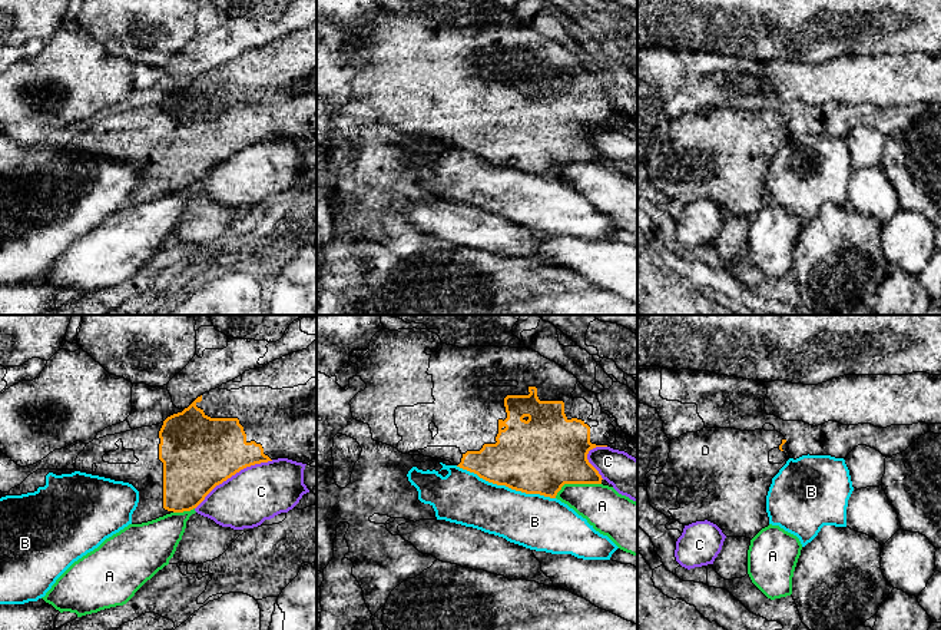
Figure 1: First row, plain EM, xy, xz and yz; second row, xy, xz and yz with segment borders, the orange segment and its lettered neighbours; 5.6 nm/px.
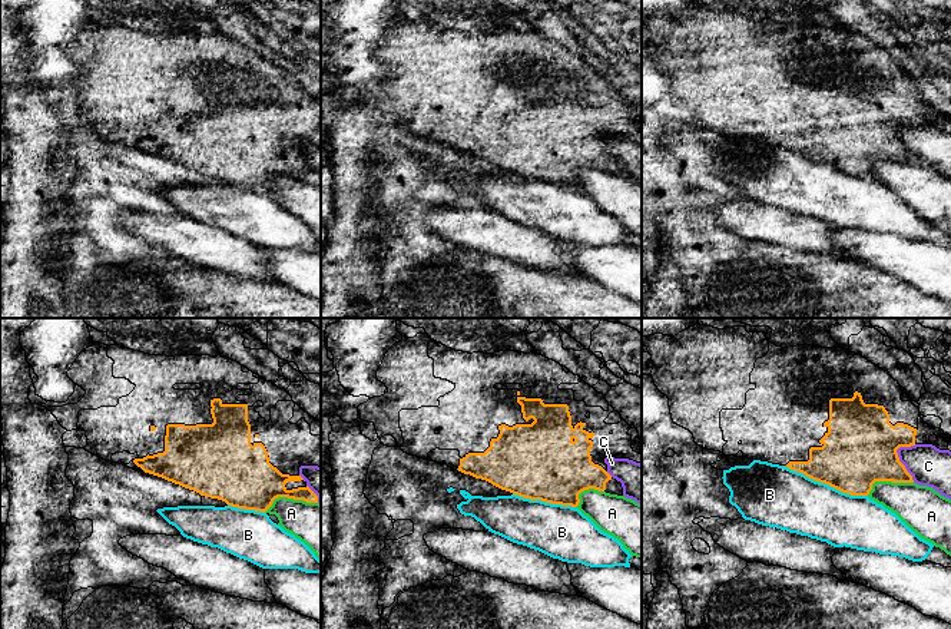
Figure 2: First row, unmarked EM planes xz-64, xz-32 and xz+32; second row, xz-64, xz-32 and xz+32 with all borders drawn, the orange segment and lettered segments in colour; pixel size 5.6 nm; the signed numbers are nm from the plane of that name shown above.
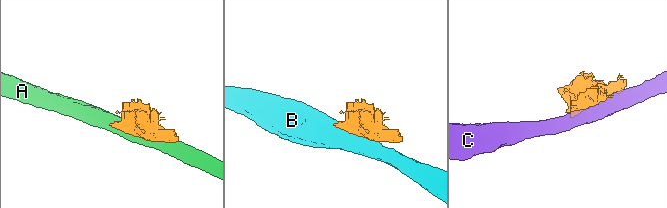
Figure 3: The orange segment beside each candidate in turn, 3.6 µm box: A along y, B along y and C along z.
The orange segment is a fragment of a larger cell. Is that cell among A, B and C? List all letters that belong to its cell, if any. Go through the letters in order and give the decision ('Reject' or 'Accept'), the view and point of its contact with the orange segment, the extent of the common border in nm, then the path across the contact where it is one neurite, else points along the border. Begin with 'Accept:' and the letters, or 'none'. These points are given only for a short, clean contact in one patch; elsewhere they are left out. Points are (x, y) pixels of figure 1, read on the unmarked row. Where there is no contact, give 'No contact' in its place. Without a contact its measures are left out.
Accept: none
A: Reject. Touches orange at xz (576, 162). Shared border 280 nm
B: Reject. Touches orange at xz (506, 165). Shared border 600 nm
C: Reject. Touches orange at xy (232, 153). Shared border 500 nm

